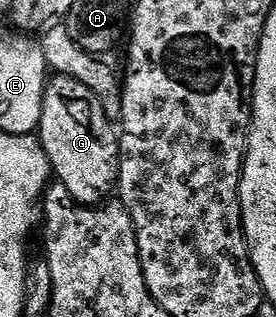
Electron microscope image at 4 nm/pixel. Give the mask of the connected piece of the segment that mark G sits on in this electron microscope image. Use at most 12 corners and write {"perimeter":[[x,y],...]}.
{"perimeter":[[72,77],[47,82],[37,136],[83,207],[118,186],[120,135]]}

